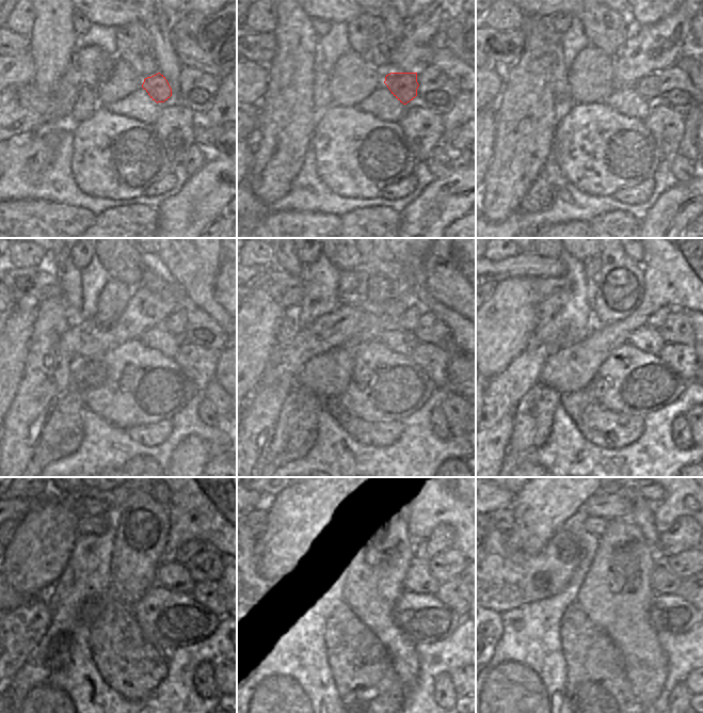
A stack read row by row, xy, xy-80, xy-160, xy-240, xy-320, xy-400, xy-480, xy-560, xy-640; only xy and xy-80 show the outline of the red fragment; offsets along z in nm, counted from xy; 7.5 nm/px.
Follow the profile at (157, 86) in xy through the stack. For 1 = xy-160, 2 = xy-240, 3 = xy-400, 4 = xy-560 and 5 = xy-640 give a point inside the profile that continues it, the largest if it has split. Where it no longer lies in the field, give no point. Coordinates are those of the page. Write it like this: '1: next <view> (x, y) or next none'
1: next xy-160 (648, 86)
2: next xy-240 (175, 322)
3: next xy-400 (657, 319)
4: next xy-560 (443, 537)
5: next xy-640 (685, 533)

